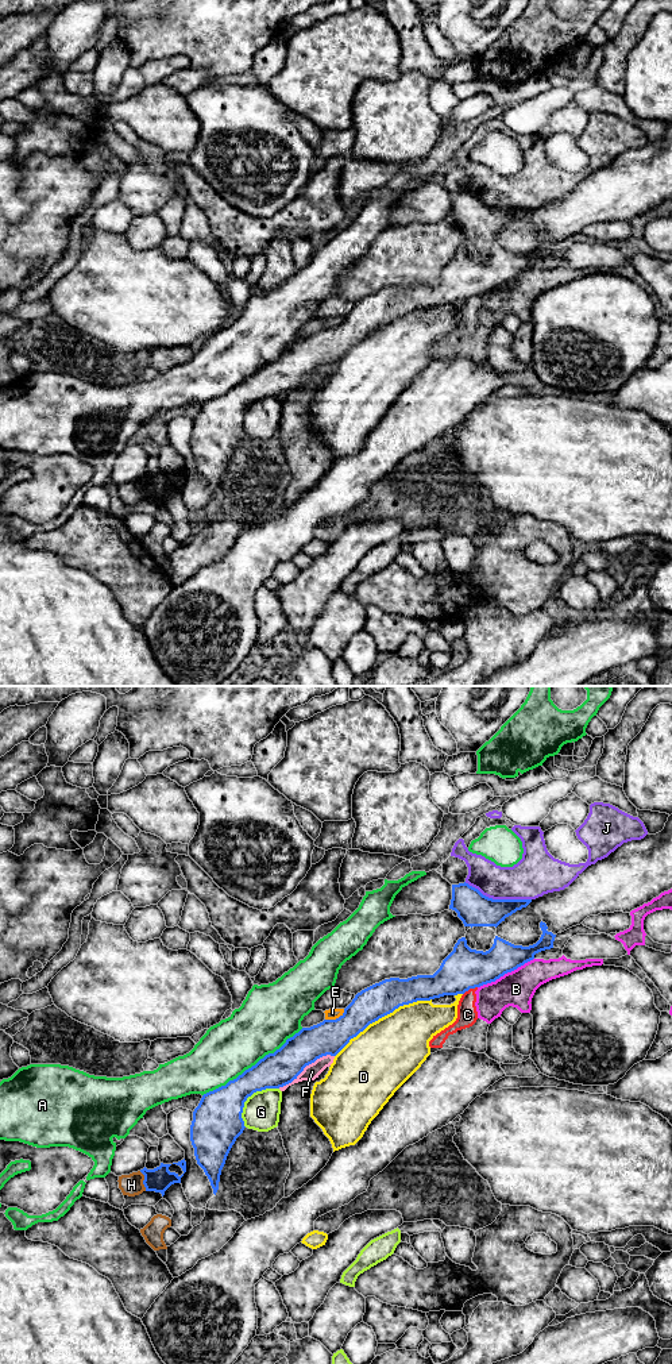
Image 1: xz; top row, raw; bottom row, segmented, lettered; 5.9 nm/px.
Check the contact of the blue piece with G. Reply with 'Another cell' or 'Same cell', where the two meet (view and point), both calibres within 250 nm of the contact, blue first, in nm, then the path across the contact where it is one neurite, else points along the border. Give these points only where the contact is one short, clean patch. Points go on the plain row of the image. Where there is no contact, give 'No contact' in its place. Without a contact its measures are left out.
Another cell. Touches blue at xz (248, 404). Thickness 300 nm (blue) against 220 nm

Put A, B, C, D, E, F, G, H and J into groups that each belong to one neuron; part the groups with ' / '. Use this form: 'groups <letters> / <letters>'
groups A / B C / D / E / F / G / H / J

